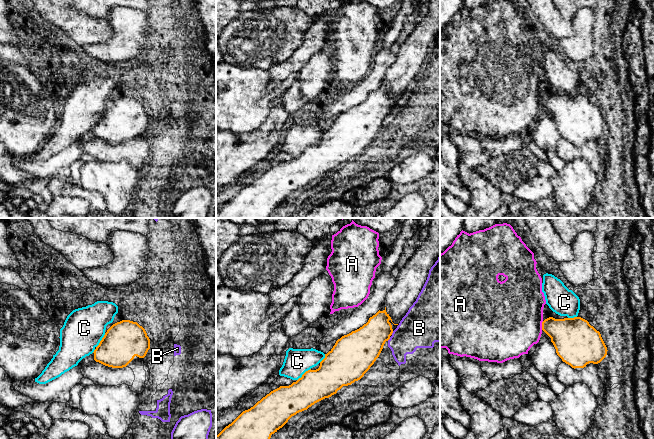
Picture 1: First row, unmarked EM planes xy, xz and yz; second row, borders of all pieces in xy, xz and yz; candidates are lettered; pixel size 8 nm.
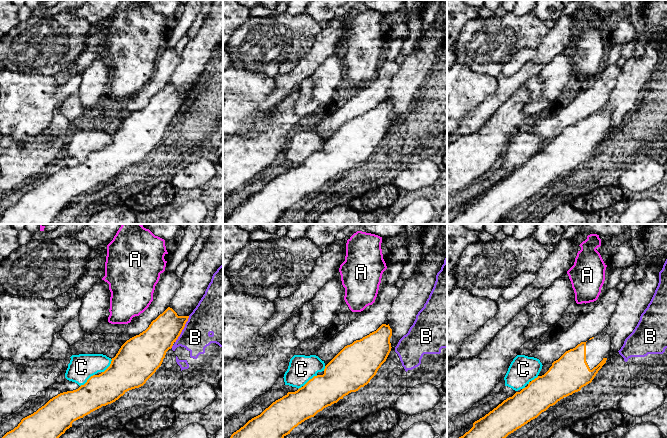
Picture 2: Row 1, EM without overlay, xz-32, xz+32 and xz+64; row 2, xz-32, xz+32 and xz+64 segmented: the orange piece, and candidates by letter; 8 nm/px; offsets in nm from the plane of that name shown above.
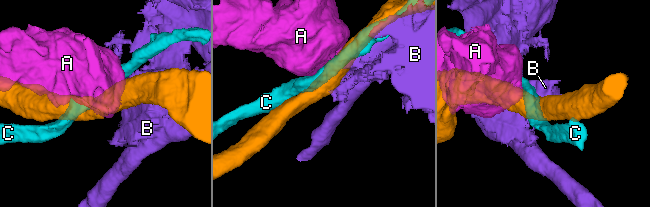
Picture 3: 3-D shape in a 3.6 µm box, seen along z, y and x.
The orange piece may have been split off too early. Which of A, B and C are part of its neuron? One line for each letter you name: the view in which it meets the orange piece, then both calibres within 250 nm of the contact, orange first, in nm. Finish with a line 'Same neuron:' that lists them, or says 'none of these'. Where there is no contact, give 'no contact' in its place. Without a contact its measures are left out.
Same neuron: none of these

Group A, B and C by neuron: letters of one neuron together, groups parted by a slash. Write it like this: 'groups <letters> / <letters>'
groups A / B / C

